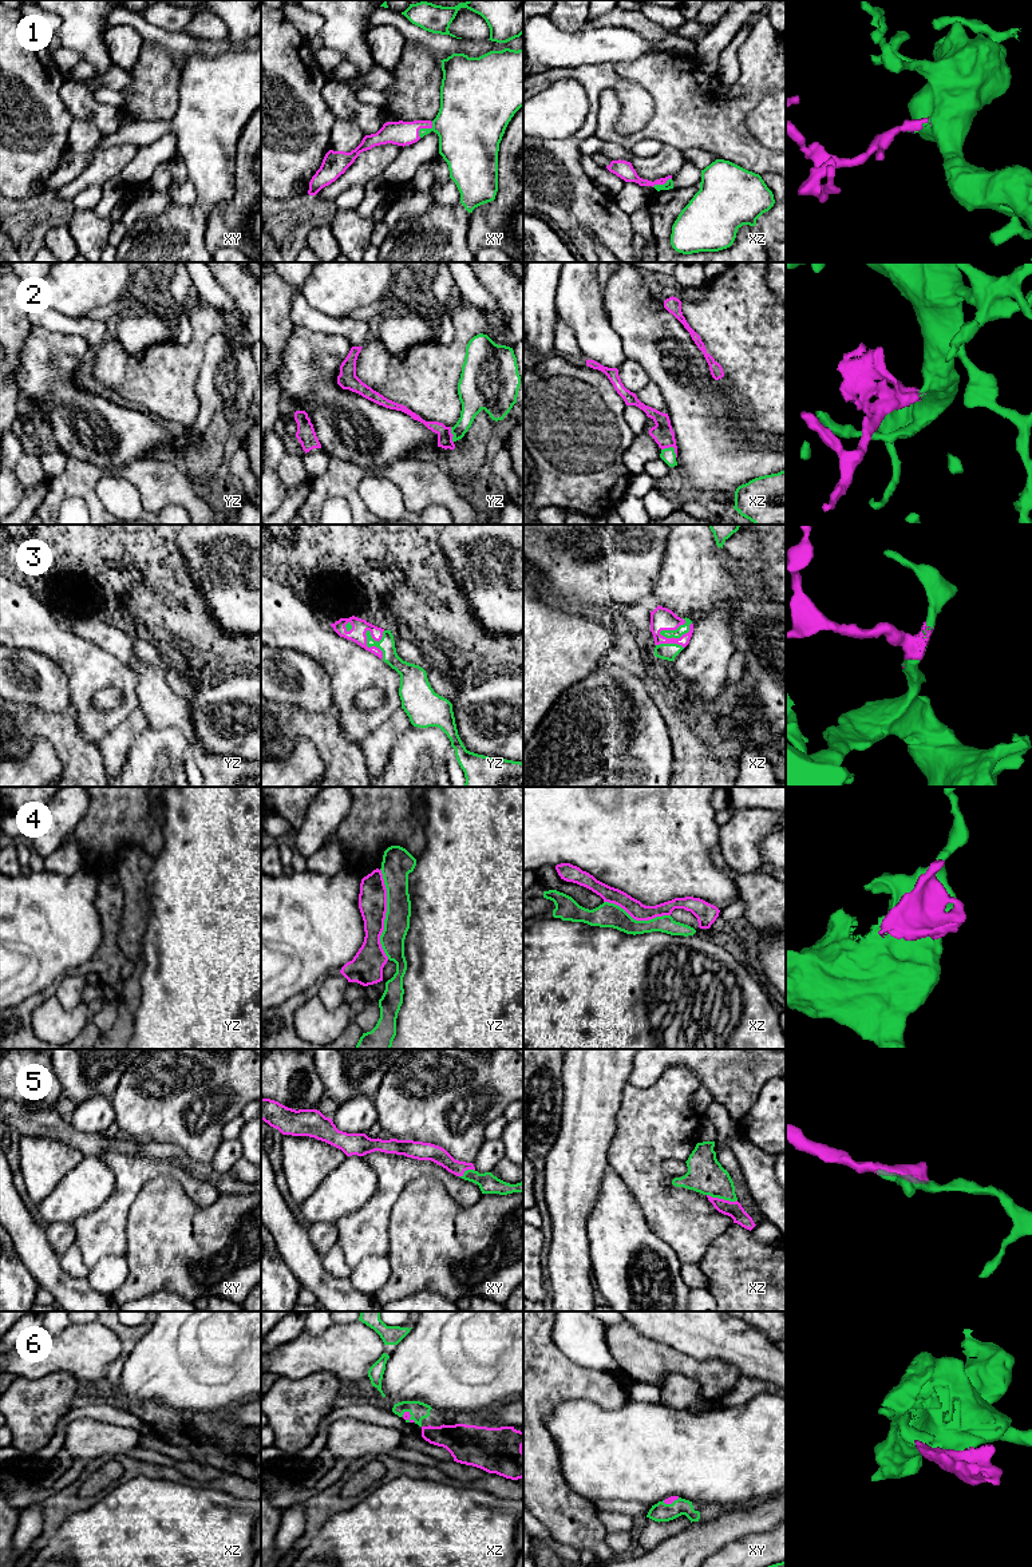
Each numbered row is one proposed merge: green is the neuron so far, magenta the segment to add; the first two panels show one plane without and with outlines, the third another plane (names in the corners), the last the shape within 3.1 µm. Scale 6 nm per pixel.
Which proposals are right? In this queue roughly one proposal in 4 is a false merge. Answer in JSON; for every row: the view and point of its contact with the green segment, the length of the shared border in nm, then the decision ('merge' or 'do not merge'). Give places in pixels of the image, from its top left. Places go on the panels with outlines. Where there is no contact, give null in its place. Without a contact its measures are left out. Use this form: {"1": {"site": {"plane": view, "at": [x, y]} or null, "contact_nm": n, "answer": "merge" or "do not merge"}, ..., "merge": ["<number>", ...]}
{"1": {"site": {"plane": "xy", "at": [424, 129]}, "contact_nm": 130, "answer": "merge"}, "2": {"site": {"plane": "xz", "at": [672, 447]}, "contact_nm": 110, "answer": "merge"}, "3": {"site": {"plane": "xz", "at": [677, 637]}, "contact_nm": 220, "answer": "merge"}, "4": {"site": {"plane": "yz", "at": [386, 914]}, "contact_nm": 550, "answer": "do not merge"}, "5": {"site": {"plane": "xz", "at": [722, 1198]}, "contact_nm": 190, "answer": "merge"}, "6": {"site": {"plane": "xz", "at": [411, 1416]}, "contact_nm": 100, "answer": "merge"}, "merge": ["1", "2", "3", "5", "6"]}

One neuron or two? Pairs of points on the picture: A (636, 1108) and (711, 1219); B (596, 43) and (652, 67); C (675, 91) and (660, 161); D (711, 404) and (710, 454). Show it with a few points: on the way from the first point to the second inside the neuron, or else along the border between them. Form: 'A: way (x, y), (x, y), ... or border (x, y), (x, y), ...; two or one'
A: way (641, 1140), (641, 1168), (679, 1206); one
B: border (667, 54), (645, 54), (633, 60), (615, 63); two
C: border (663, 145), (681, 151); two
D: way (710, 416), (710, 442); one

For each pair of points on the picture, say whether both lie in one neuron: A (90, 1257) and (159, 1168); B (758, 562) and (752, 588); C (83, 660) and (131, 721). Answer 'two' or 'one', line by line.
A: one
B: two
C: two

